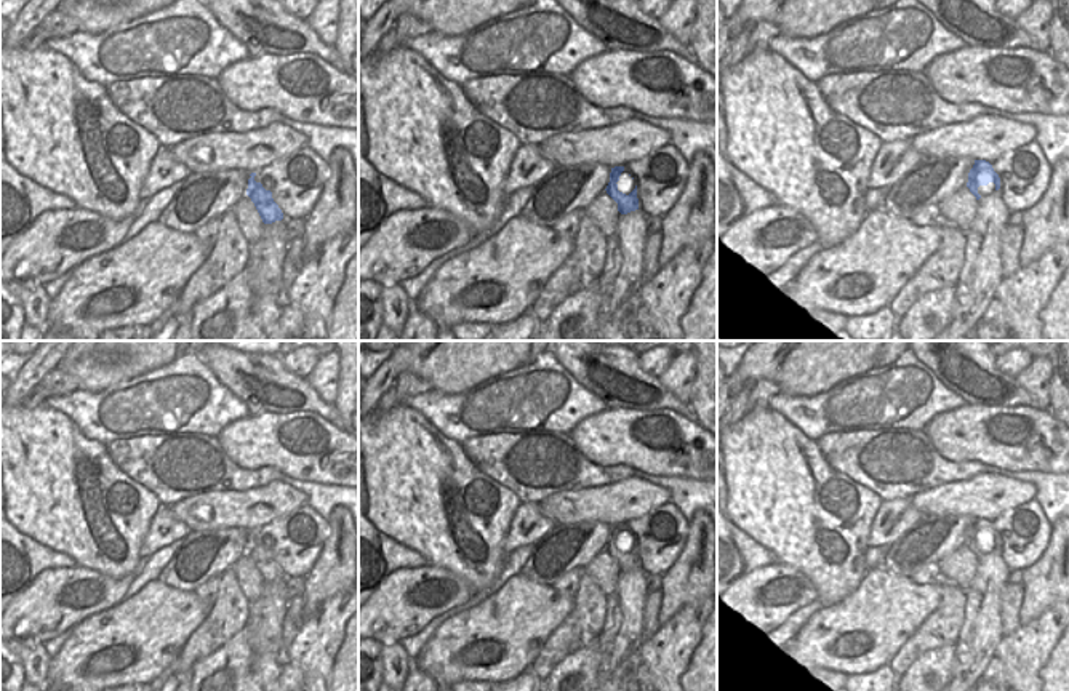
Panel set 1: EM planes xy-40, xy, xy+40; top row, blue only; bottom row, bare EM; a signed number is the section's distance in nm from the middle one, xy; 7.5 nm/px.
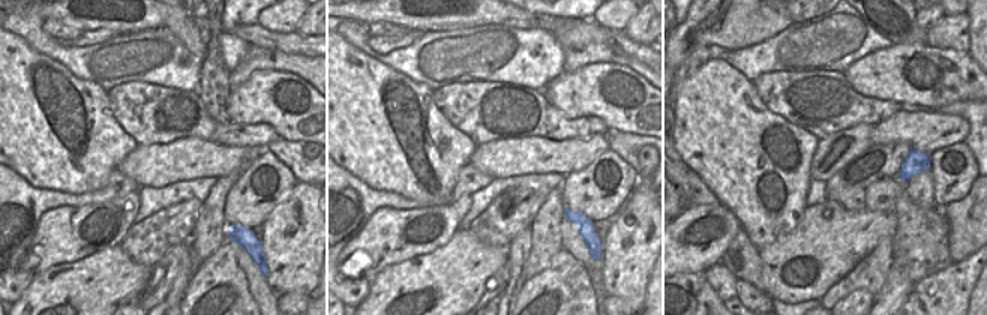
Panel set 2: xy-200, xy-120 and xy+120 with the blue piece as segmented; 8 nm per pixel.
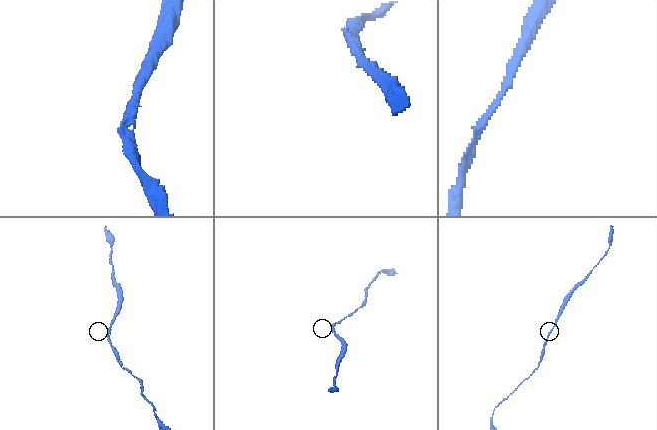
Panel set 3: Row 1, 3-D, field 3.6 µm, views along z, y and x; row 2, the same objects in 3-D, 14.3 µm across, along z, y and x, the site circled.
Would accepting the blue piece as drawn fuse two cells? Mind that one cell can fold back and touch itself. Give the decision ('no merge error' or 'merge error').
no merge error

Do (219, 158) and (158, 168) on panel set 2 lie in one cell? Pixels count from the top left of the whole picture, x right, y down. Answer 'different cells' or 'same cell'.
same cell

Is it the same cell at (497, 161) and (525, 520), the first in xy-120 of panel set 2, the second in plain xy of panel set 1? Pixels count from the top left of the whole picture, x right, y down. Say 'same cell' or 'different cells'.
different cells

